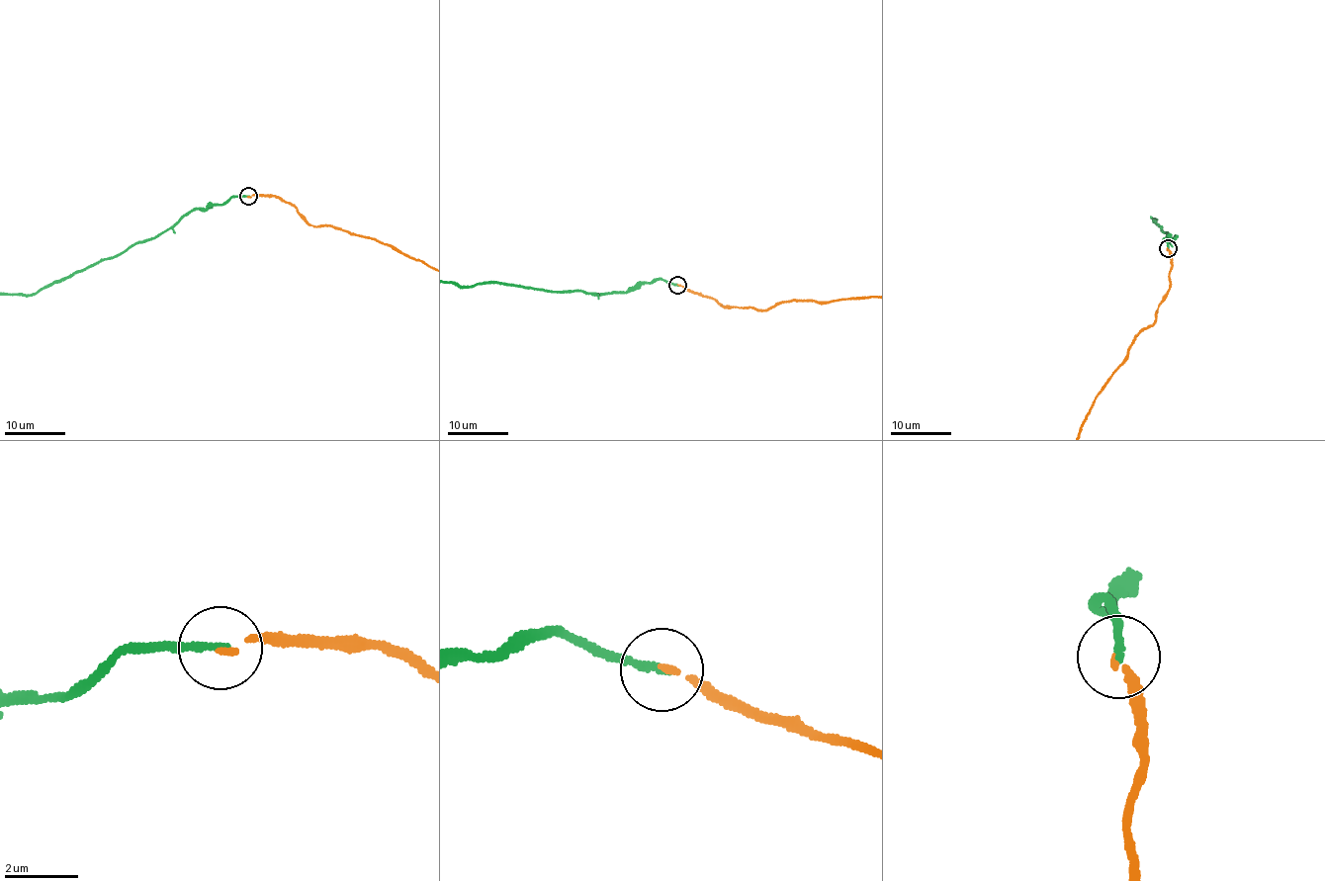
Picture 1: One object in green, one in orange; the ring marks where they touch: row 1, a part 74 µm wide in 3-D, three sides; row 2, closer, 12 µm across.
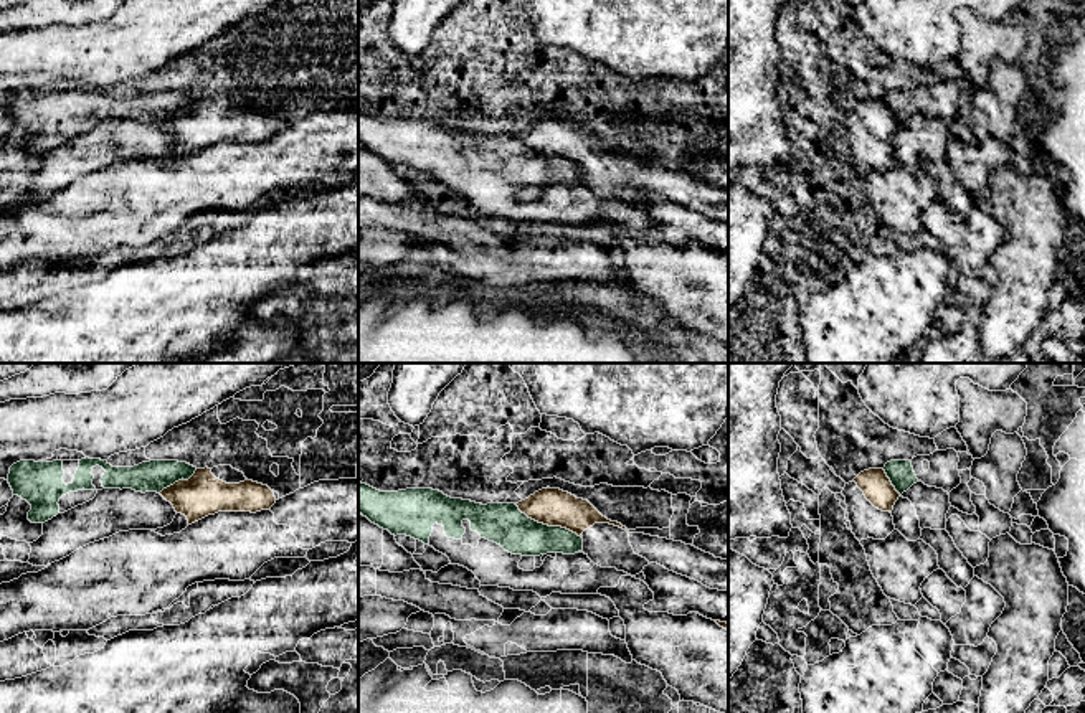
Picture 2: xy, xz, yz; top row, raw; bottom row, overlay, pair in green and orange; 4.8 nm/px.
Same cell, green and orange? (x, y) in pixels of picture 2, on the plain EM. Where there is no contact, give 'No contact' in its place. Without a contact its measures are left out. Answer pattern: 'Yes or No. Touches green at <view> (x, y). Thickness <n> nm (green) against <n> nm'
No. Touches green at xz (547, 155). Thickness 200 nm (green) against 190 nm

